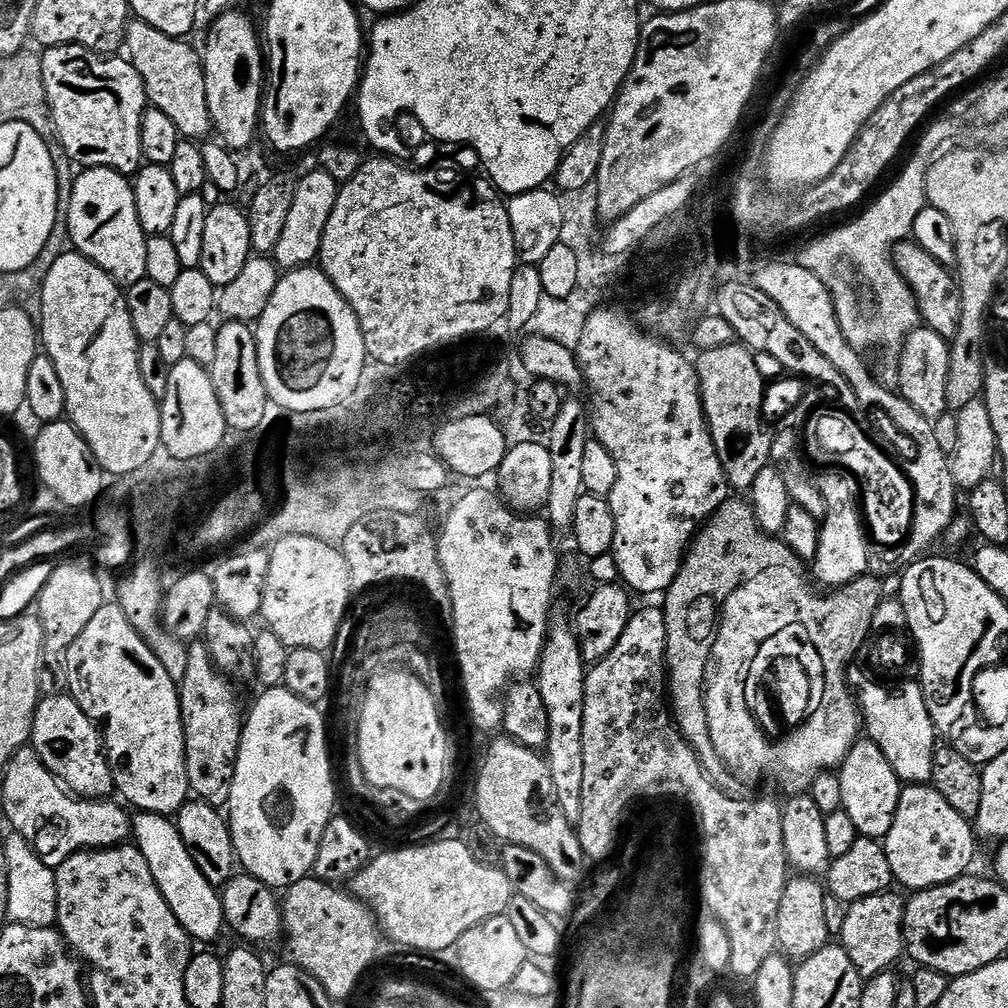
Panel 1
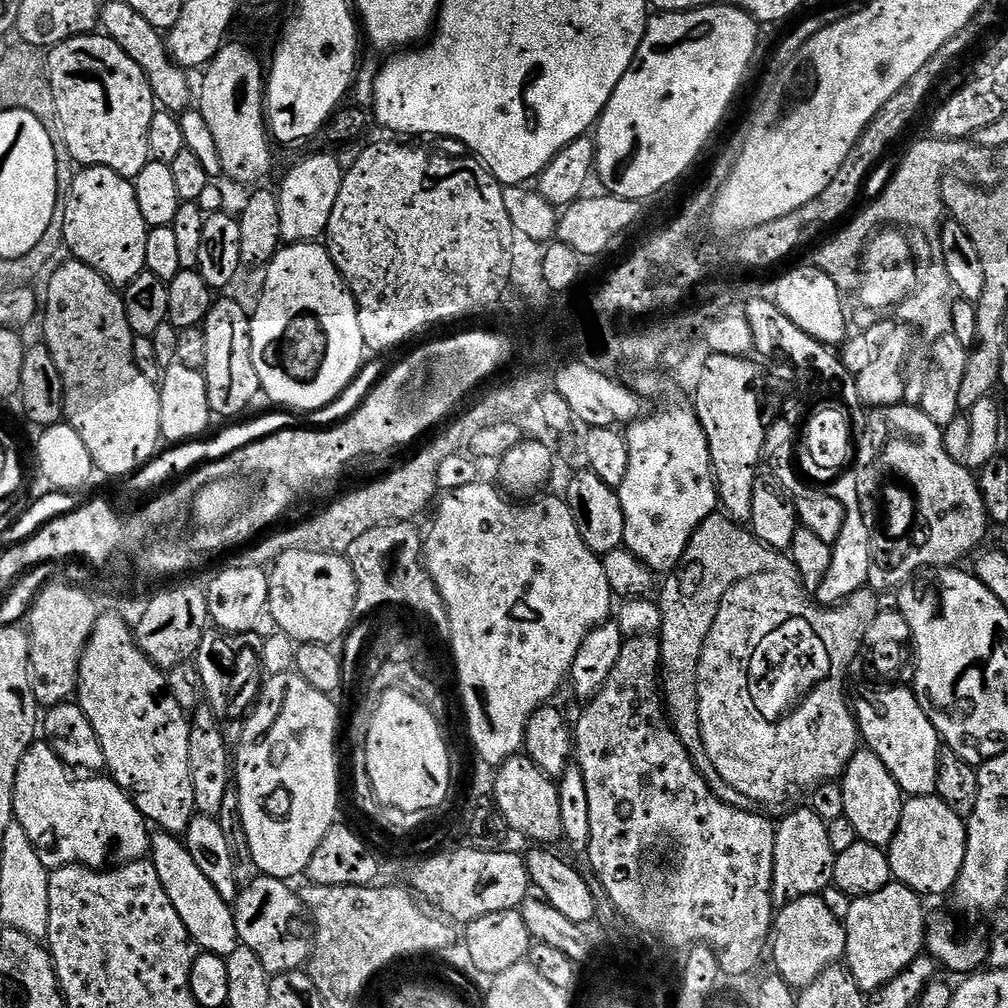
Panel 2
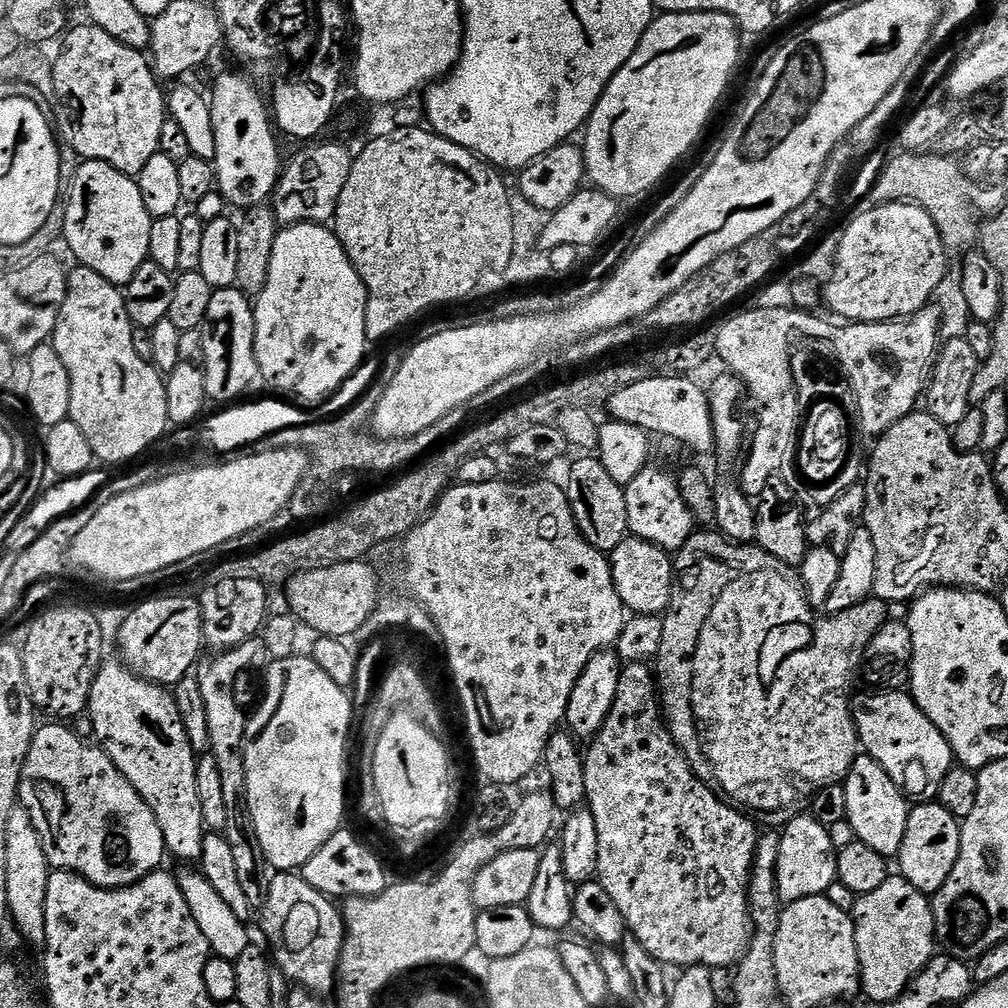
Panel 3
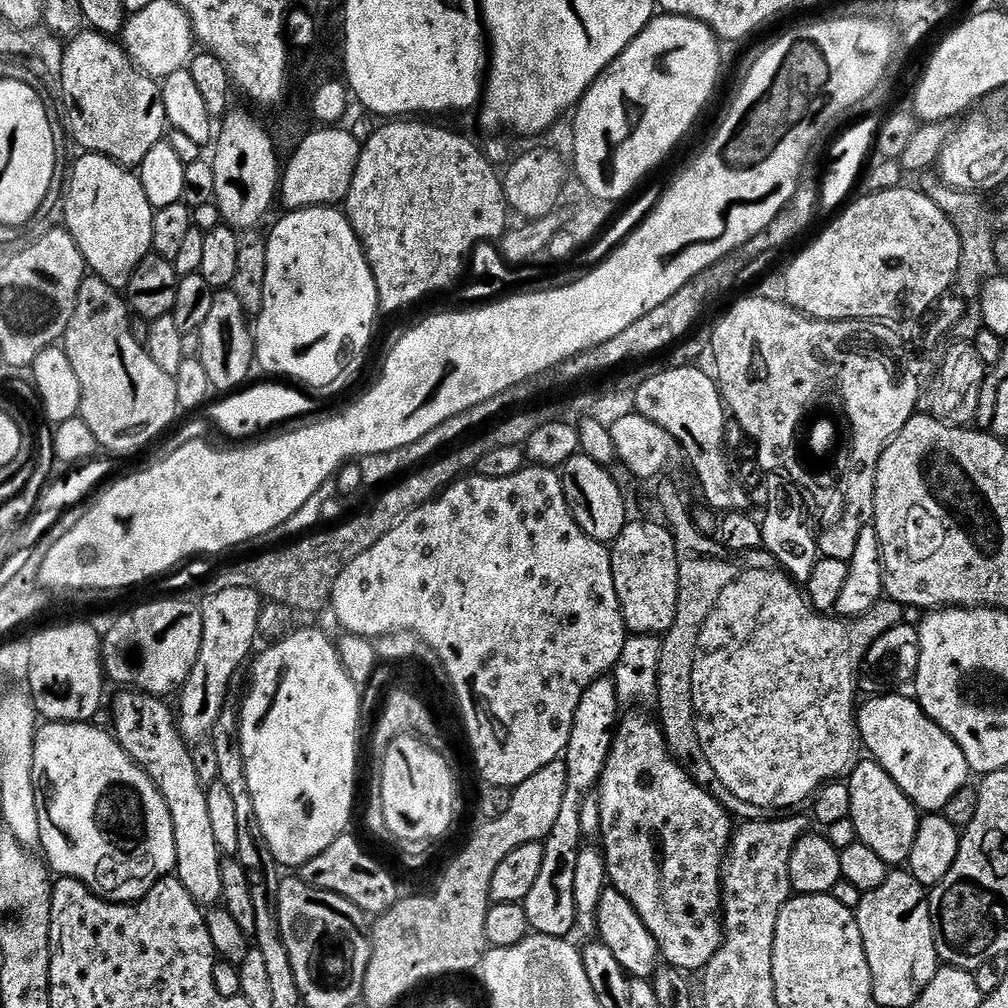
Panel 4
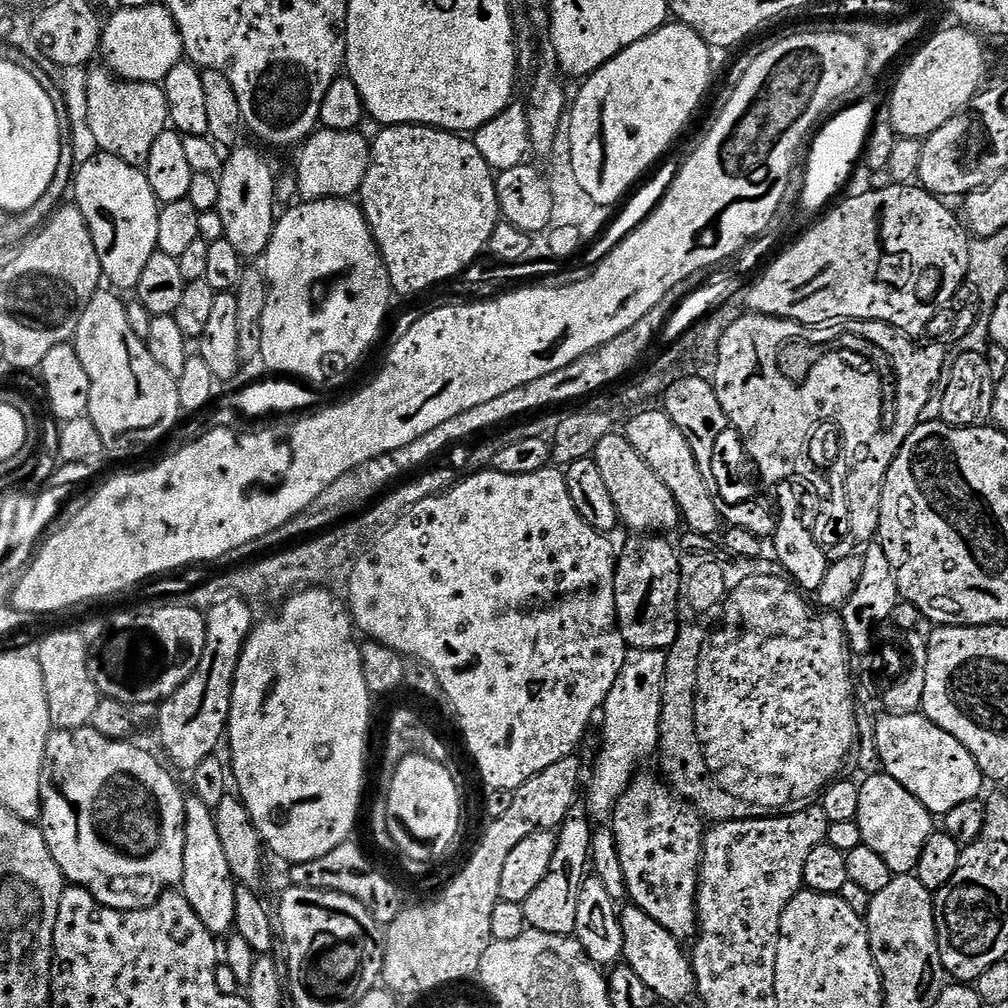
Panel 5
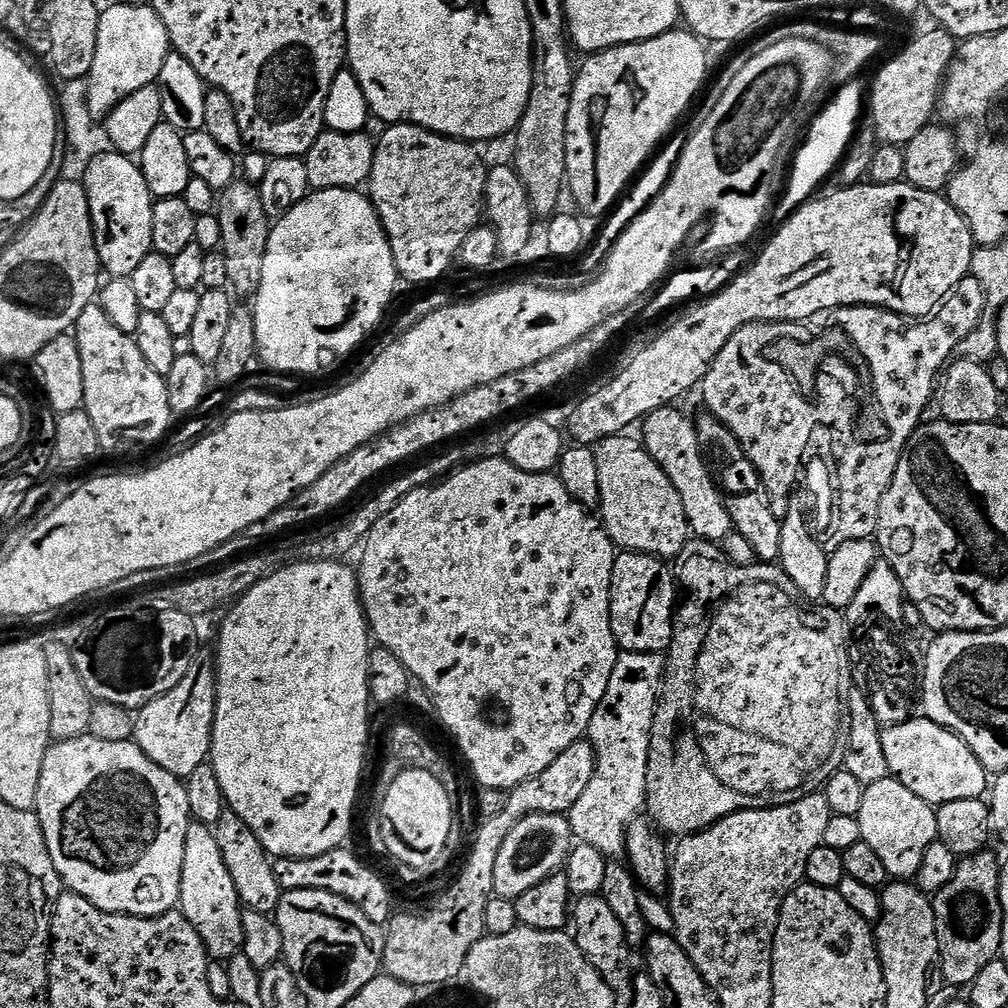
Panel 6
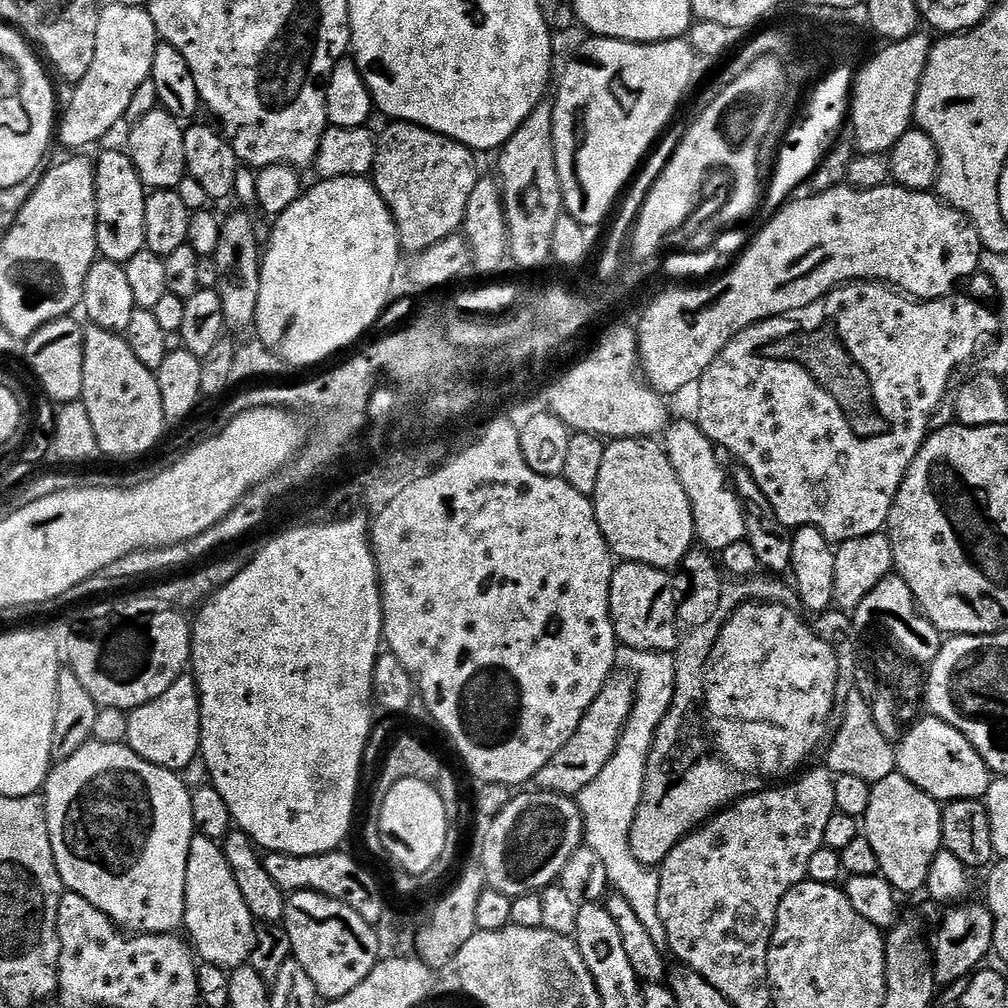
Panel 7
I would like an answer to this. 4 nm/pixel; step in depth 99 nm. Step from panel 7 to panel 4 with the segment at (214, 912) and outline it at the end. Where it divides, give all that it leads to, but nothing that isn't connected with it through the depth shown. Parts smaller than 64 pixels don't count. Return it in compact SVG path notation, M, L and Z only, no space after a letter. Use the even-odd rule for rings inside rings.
M124 690L119 693L110 709L110 724L114 729L117 743L124 748L128 757L142 768L145 774L156 784L172 819L174 830L174 850L176 851L176 866L174 875L176 879L186 886L186 890L196 899L197 904L207 906L221 899L220 890L222 876L220 874L220 861L222 853L214 842L214 830L210 827L210 814L206 811L206 788L196 776L192 753L185 739L177 728L177 719L173 709L168 709L159 696L146 696L143 692Z

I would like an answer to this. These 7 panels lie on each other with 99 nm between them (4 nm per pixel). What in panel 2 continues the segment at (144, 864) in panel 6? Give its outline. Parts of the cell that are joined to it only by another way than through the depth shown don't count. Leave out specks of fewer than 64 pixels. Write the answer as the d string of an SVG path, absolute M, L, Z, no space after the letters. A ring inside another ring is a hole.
M47 742L32 743L18 766L18 778L14 782L14 820L22 826L22 830L26 830L26 834L30 834L30 842L34 842L40 851L46 867L51 870L65 868L68 864L82 864L85 868L100 870L105 865L119 866L145 859L150 852L150 824L128 793L104 774L84 778L88 780L72 780L71 775L68 765Z

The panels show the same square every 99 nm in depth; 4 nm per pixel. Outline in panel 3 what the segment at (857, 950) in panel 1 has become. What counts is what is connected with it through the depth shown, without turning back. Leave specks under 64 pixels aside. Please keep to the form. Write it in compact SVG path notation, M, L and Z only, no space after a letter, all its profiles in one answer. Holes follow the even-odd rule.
M892 874L886 882L882 882L882 886L878 886L878 890L870 890L870 894L859 897L850 915L854 922L854 938L858 946L860 986L863 995L868 995L880 1006L886 1006L894 998L901 996L913 978L937 955L936 923L929 897L910 886L910 882L906 882L903 876Z

